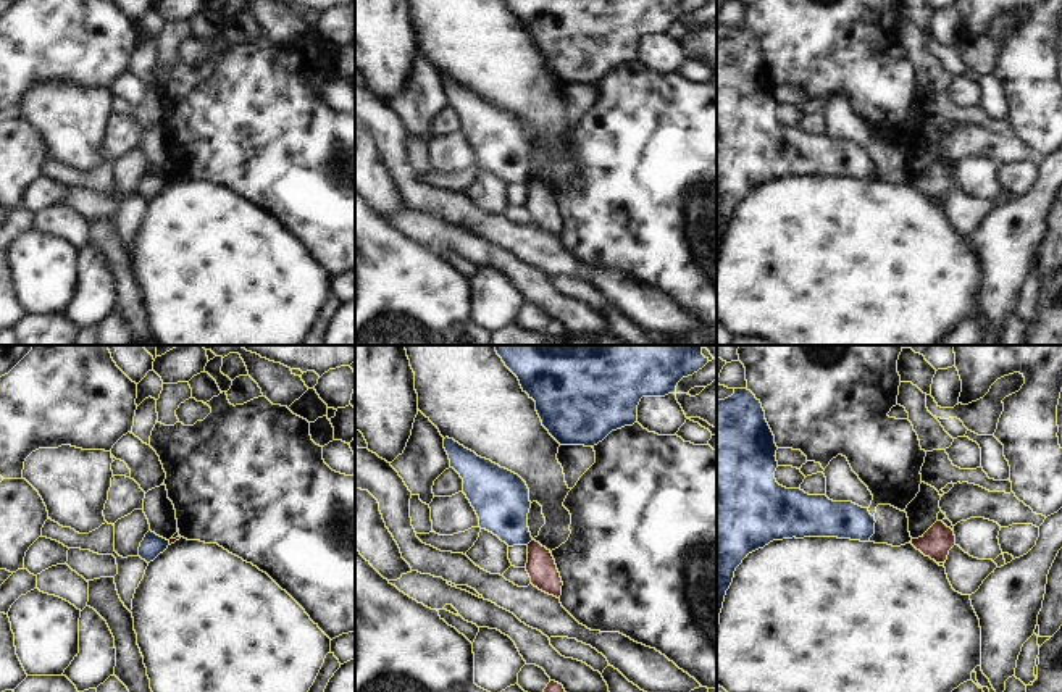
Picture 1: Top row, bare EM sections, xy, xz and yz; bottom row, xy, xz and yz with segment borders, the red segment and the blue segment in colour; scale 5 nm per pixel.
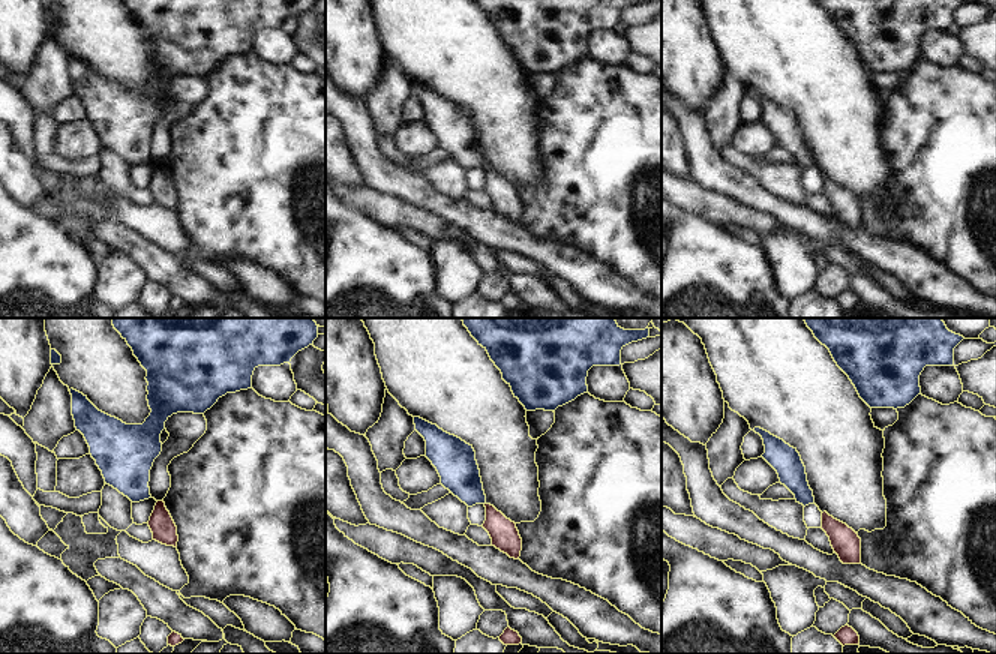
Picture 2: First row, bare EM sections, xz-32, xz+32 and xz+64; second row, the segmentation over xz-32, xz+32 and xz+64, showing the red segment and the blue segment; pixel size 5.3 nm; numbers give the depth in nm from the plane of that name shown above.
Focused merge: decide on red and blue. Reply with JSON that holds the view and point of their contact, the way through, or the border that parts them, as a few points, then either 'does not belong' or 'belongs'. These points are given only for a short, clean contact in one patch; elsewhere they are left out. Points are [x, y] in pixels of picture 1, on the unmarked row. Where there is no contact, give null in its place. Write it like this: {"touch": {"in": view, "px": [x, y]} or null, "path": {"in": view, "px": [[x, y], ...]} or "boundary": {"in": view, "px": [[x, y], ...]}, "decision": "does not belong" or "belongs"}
{"touch": {"in": "xz", "px": [530, 181]}, "boundary": {"in": "xz", "px": [[531, 178], [526, 183]]}, "decision": "does not belong"}

